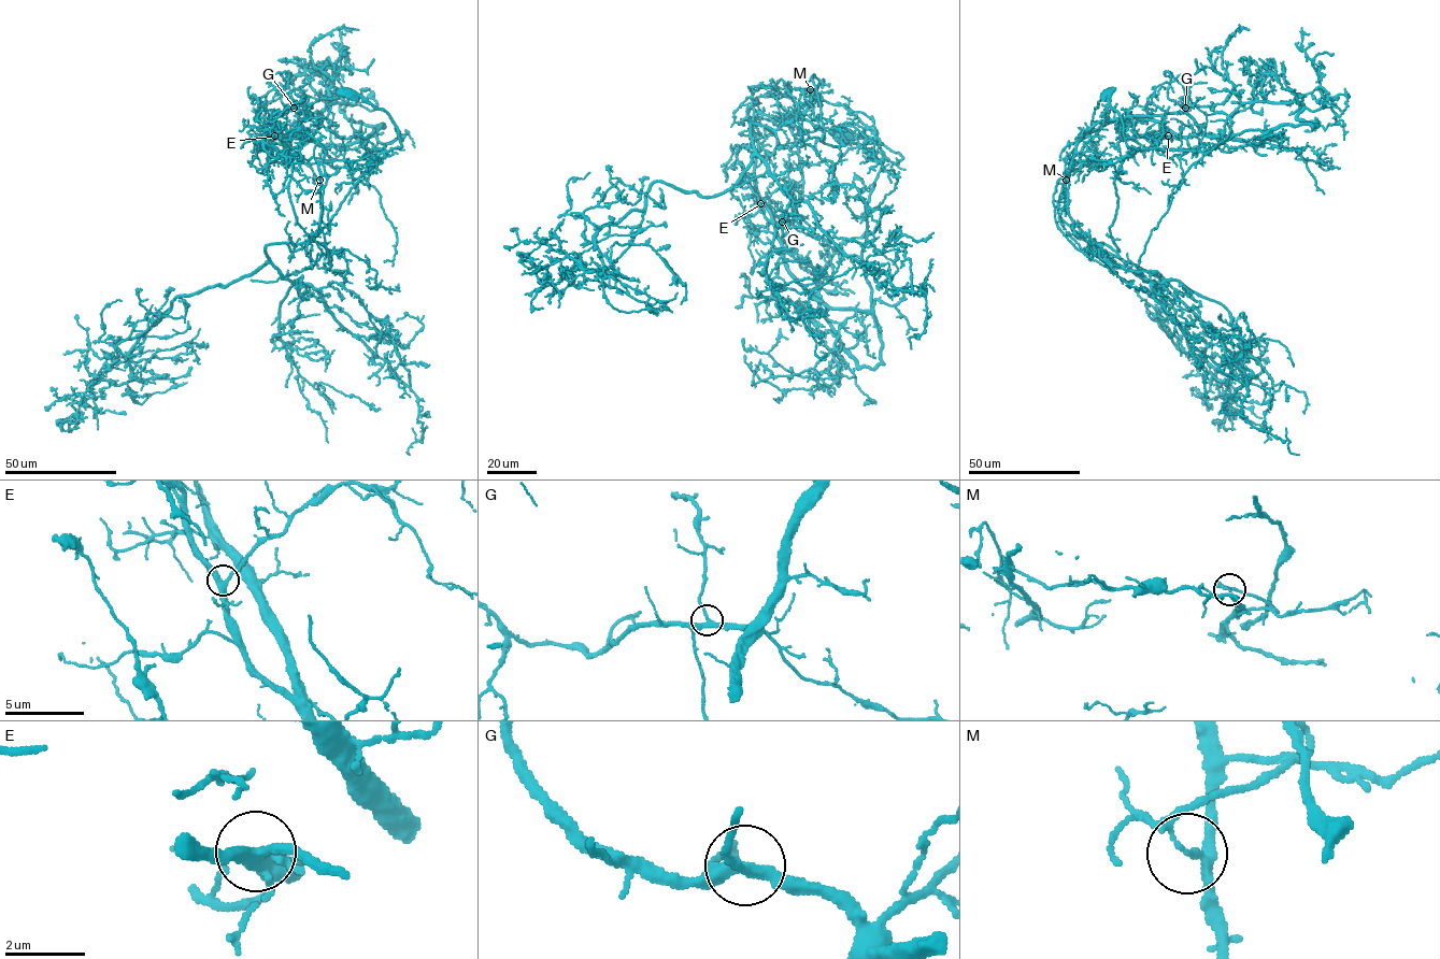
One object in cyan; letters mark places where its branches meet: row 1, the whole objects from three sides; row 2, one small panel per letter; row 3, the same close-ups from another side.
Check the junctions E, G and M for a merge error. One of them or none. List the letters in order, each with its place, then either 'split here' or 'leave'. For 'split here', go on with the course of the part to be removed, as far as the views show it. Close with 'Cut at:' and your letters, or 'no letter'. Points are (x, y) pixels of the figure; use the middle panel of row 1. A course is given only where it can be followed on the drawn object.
E: (760, 203) | leave
G: (782, 222) | leave
M: (810, 89) | split here | (810, 89), (784, 265), (874, 317), (880, 365), (833, 354), (815, 270), (733, 197)
Cut at: M

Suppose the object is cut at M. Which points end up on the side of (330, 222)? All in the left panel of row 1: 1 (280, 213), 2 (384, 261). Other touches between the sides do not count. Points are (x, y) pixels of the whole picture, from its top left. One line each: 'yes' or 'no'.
1: no
2: no

